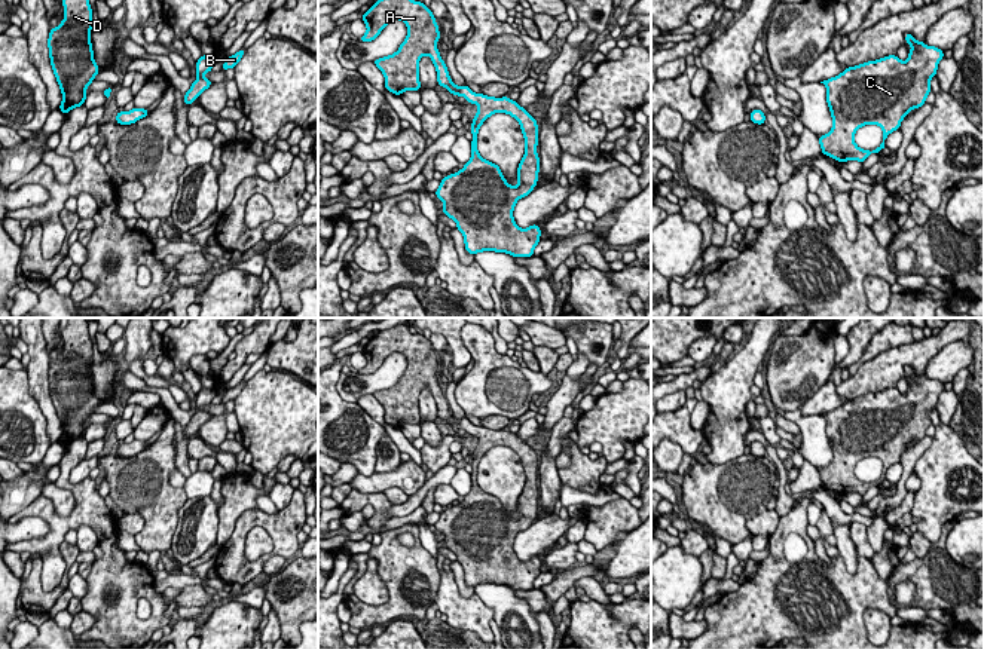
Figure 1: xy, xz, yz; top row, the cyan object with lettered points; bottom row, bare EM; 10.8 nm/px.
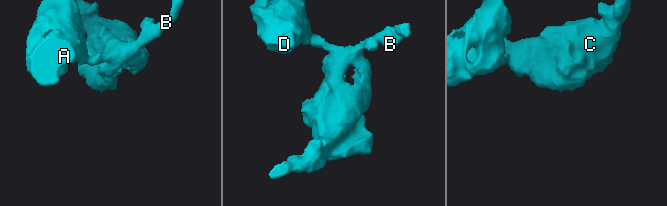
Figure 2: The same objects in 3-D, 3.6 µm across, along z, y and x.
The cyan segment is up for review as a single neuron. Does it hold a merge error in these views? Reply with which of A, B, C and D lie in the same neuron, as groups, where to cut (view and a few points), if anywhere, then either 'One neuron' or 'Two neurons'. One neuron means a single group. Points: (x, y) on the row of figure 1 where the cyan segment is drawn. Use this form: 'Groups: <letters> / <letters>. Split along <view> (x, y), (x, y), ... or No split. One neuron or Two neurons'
Groups: A B C D. No split. One neuron

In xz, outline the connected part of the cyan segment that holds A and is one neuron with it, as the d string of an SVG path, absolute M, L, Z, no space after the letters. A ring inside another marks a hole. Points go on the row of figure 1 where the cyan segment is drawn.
M378 0L361 15L367 31L360 42L373 42L394 19L407 27L406 40L392 55L378 58L373 64L385 77L385 89L401 95L421 89L419 61L428 55L437 71L437 85L450 95L465 97L479 110L471 122L471 157L455 174L440 181L436 190L444 206L443 214L456 223L464 236L465 251L476 255L483 251L505 252L511 257L534 257L541 229L532 224L520 229L513 217L516 202L526 198L538 183L540 156L538 125L534 116L508 97L495 98L473 92L467 85L456 86L437 49L438 24L428 6L412 0ZM495 113L514 117L525 138L525 154L517 168L517 186L510 186L496 163L483 159L477 150L477 134L483 122Z

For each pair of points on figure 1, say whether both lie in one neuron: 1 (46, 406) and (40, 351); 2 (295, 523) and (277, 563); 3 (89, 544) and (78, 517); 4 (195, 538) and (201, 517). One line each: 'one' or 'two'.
1: one
2: two
3: two
4: one

